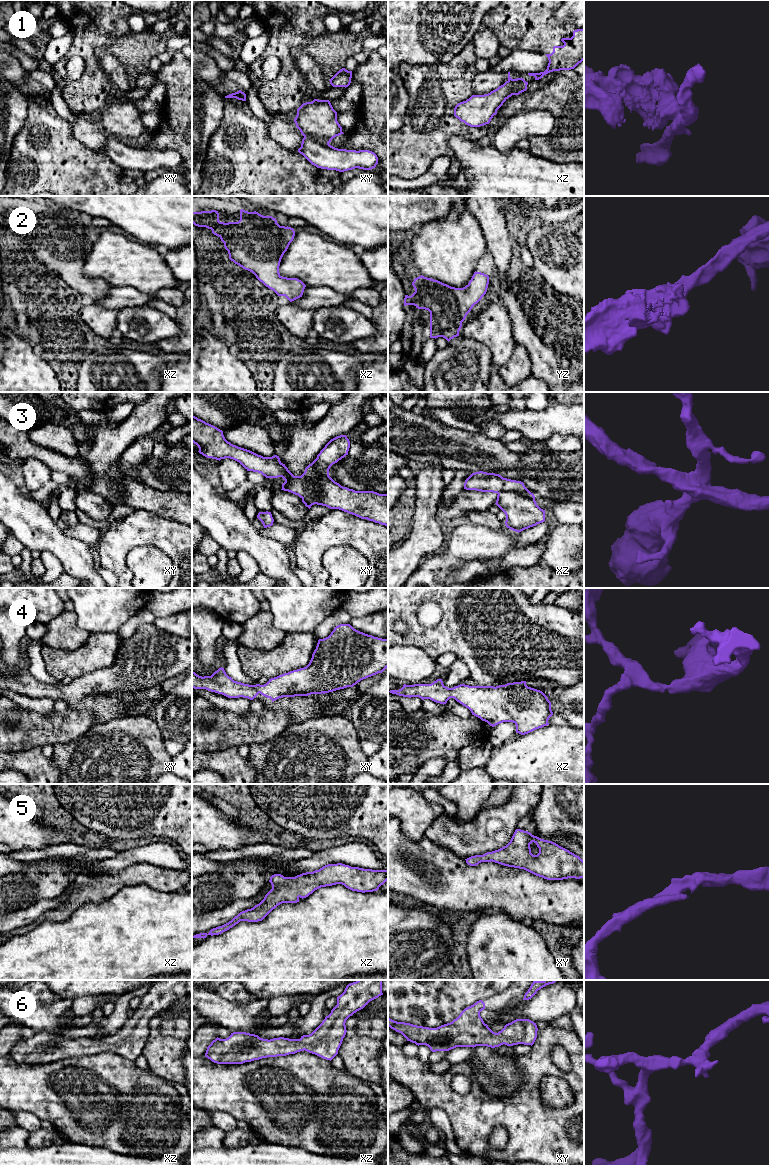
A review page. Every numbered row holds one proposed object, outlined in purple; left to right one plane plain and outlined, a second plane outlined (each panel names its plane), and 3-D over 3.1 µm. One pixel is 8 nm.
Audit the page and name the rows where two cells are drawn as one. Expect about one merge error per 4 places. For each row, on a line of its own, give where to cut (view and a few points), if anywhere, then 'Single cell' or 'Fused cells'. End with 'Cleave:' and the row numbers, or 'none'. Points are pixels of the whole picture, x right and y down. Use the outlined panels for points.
1: Split along xy (304, 135), (328, 144). Fused cells
2: No split. Single cell
3: Split along xy (308, 477), (316, 480), (317, 495), (313, 499), (313, 504). Fused cells
4: No split. Single cell
5: No split. Single cell
6: No split. Single cell
Cleave: 1, 3

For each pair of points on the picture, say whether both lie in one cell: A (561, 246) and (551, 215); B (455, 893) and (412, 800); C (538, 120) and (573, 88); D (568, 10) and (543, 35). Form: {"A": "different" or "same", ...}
{"A": "different", "B": "different", "C": "different", "D": "different"}

